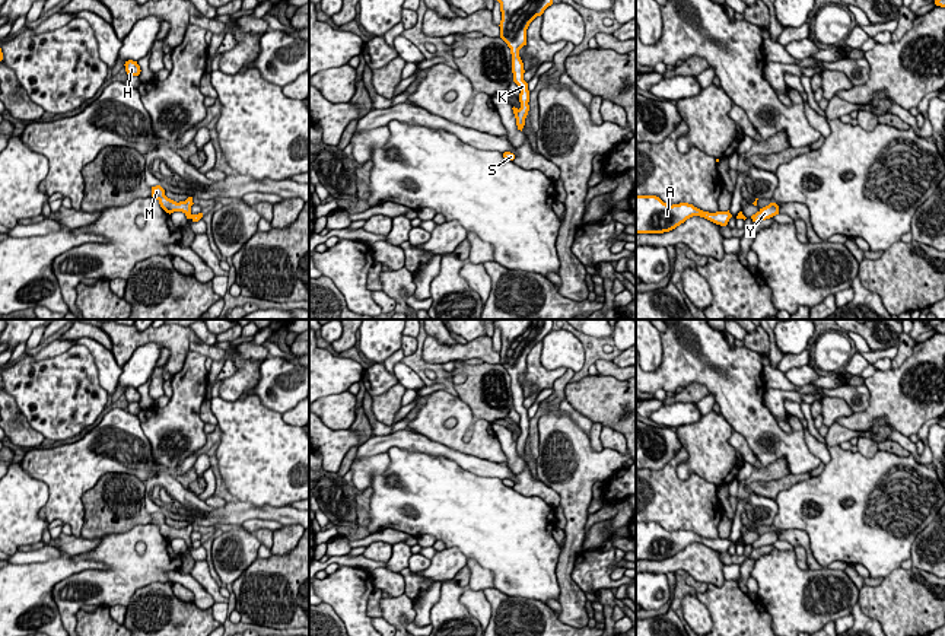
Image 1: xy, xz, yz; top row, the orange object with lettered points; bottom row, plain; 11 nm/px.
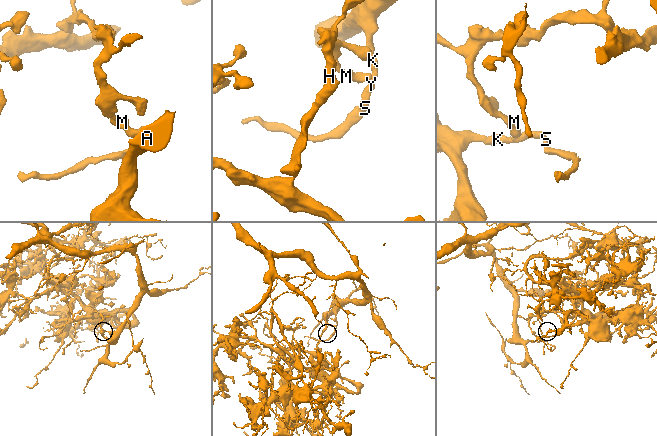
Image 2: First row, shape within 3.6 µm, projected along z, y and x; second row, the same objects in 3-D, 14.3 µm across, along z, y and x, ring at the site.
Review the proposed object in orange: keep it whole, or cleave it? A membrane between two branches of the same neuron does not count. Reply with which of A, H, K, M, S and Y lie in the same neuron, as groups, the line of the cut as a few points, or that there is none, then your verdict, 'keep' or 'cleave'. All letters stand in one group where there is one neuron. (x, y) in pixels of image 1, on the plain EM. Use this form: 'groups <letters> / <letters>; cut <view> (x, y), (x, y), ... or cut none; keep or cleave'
groups A K S Y / H M; cut xz (519, 436), (515, 442); cleave

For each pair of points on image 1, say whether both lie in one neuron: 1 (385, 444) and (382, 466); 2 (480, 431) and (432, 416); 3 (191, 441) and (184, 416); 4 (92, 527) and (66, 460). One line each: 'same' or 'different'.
1: different
2: same
3: same
4: different

